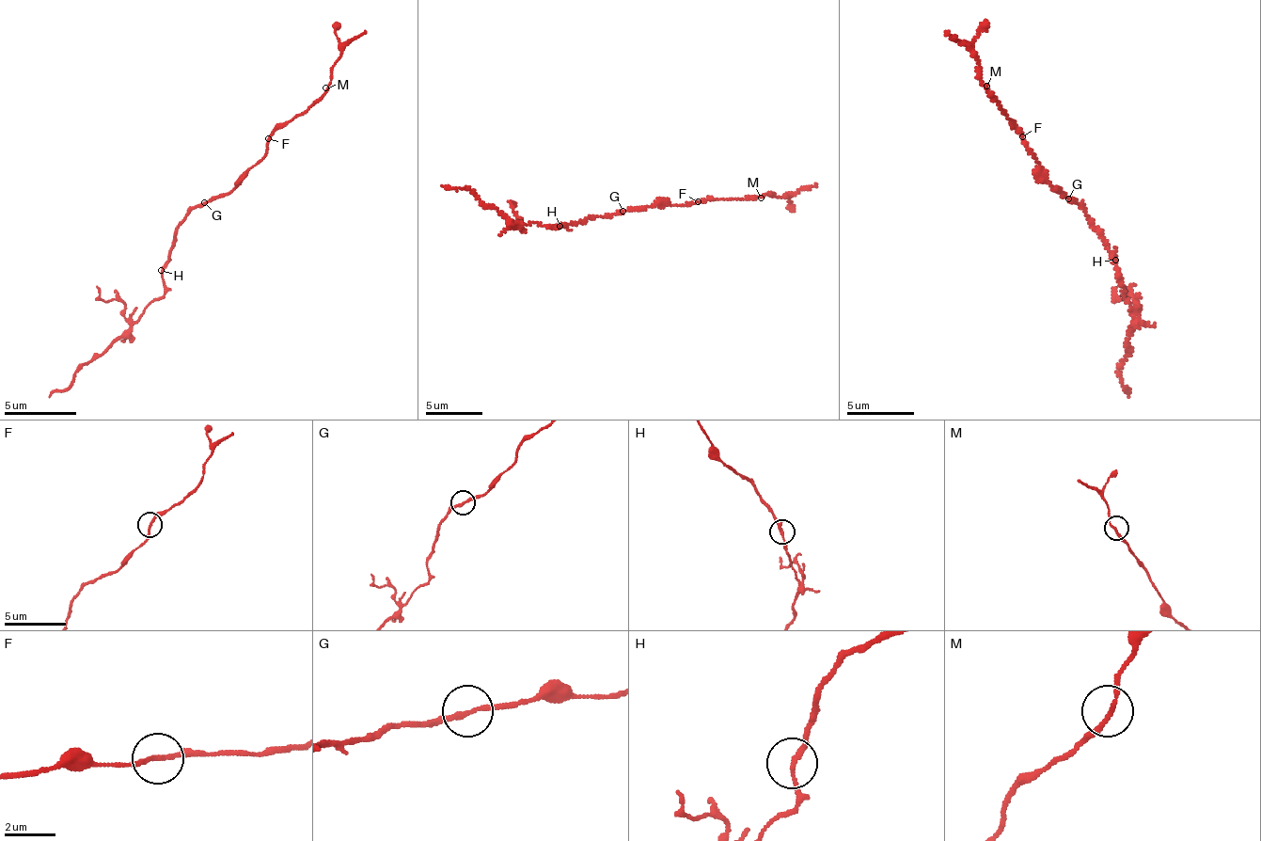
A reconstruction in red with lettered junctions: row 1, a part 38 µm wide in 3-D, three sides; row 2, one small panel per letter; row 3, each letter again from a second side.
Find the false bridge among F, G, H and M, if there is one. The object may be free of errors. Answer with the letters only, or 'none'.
H

